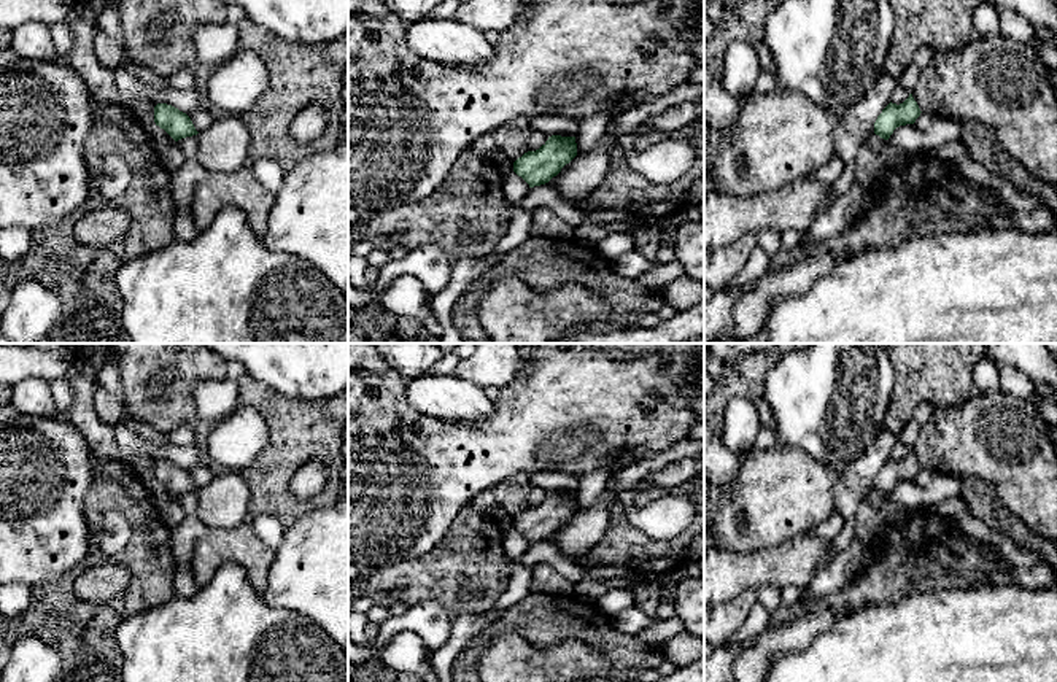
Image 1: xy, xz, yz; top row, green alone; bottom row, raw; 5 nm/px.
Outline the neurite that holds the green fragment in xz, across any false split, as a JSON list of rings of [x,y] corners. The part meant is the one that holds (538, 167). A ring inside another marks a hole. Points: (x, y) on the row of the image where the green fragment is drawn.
[[[552,135],[536,151],[528,151],[513,162],[513,172],[529,188],[548,183],[577,156],[575,137]]]

